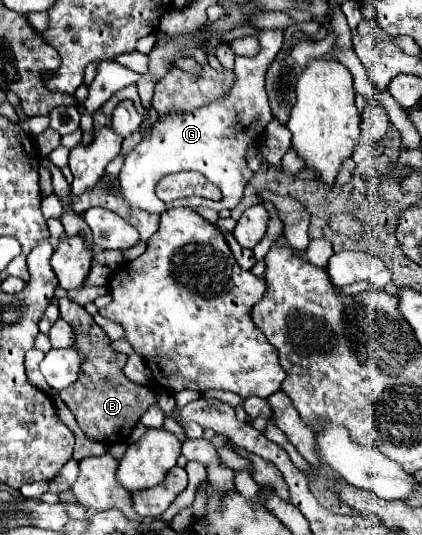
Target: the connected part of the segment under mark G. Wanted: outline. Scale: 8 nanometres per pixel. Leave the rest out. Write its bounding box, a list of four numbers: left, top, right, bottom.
[120,29,282,213]

